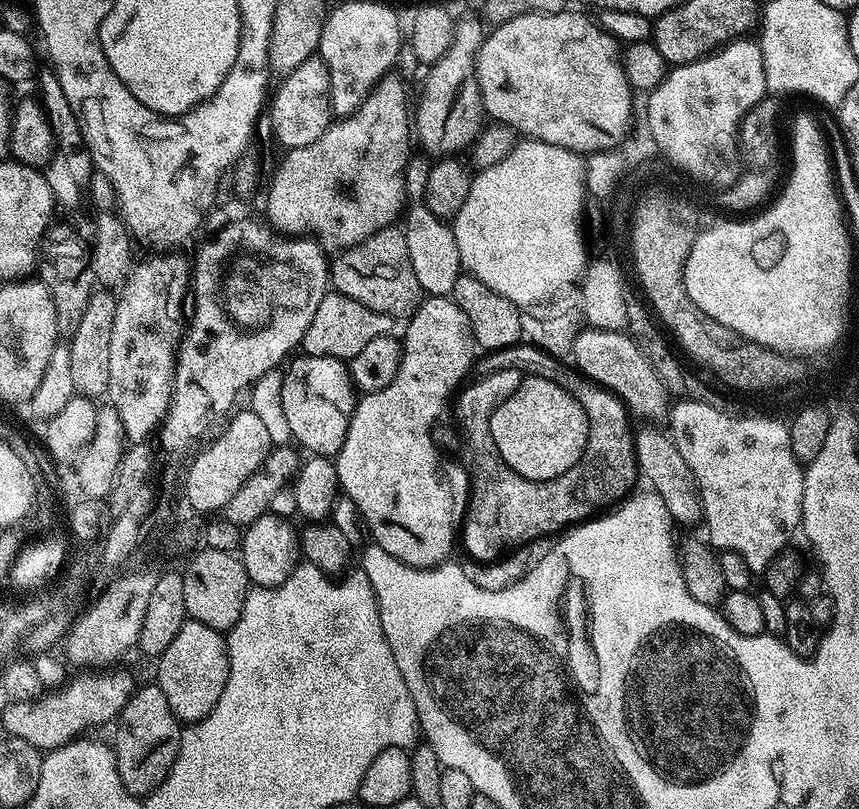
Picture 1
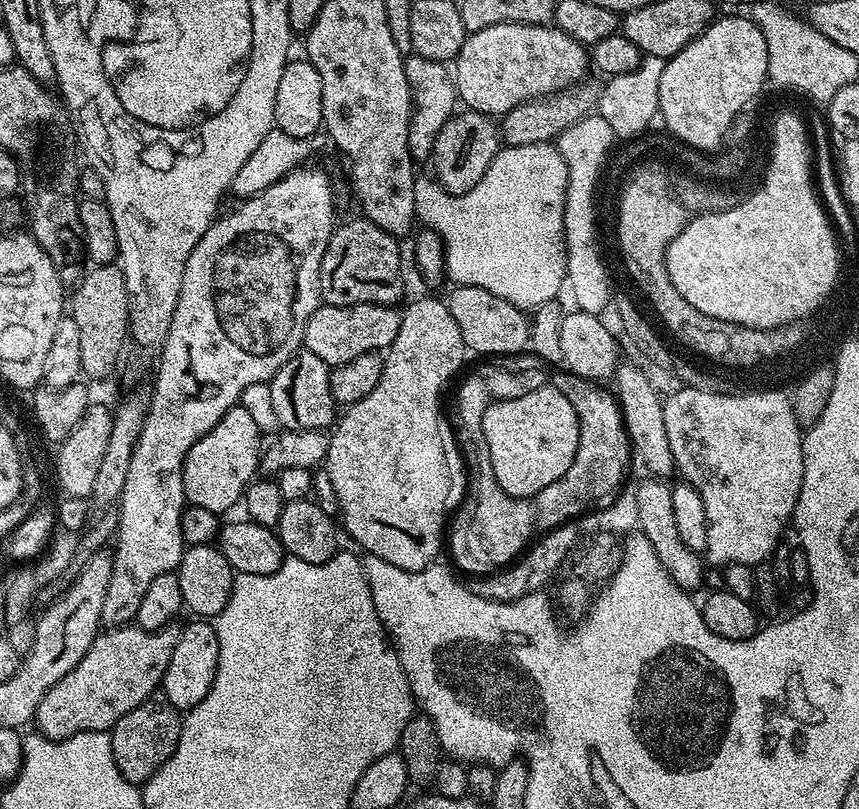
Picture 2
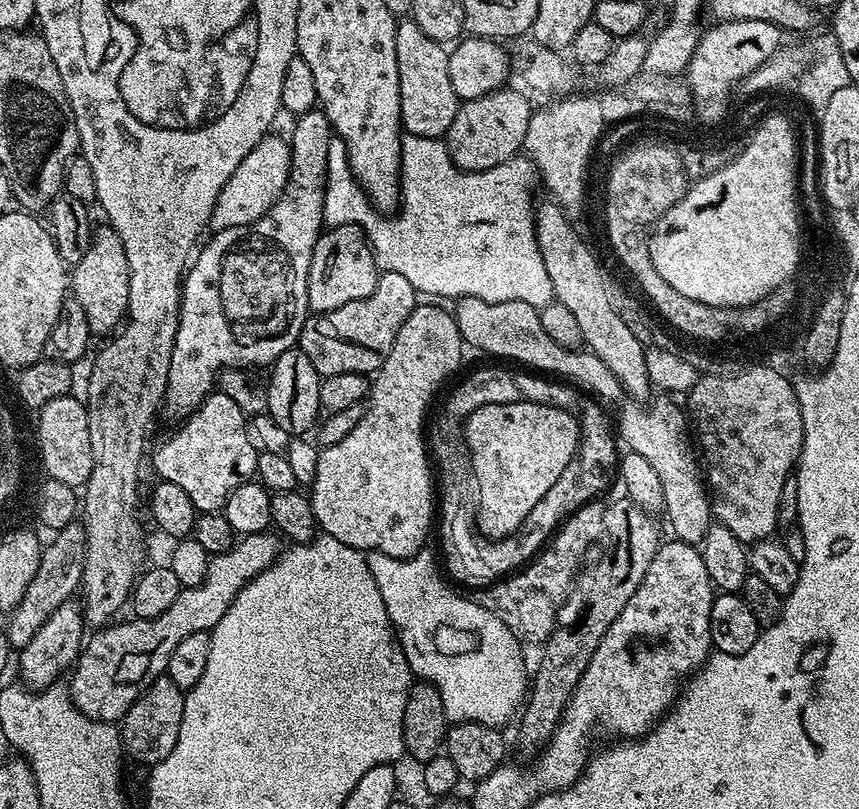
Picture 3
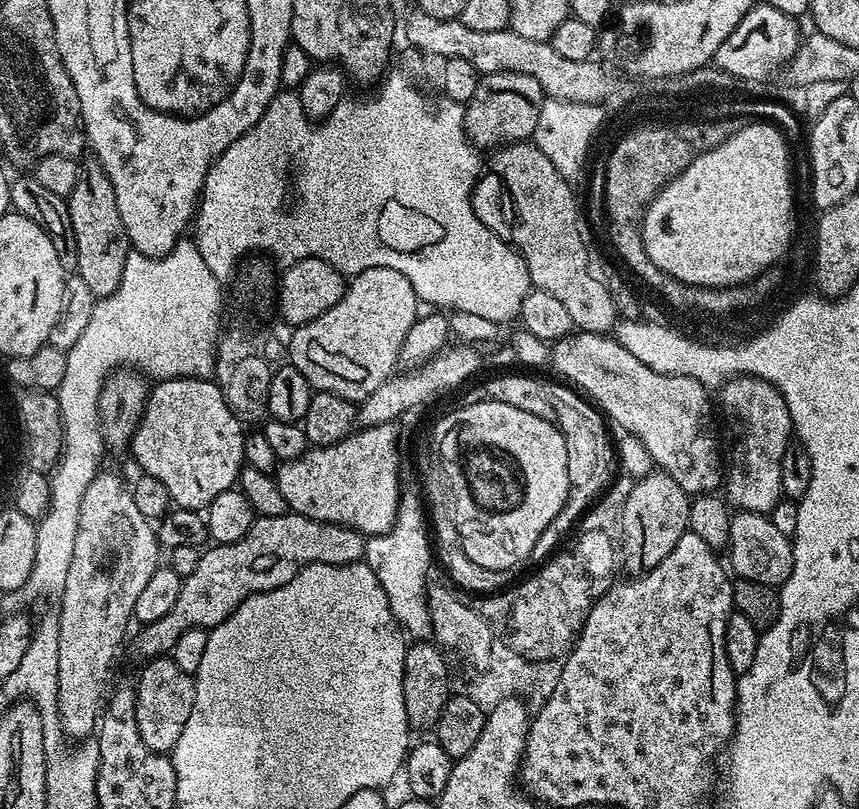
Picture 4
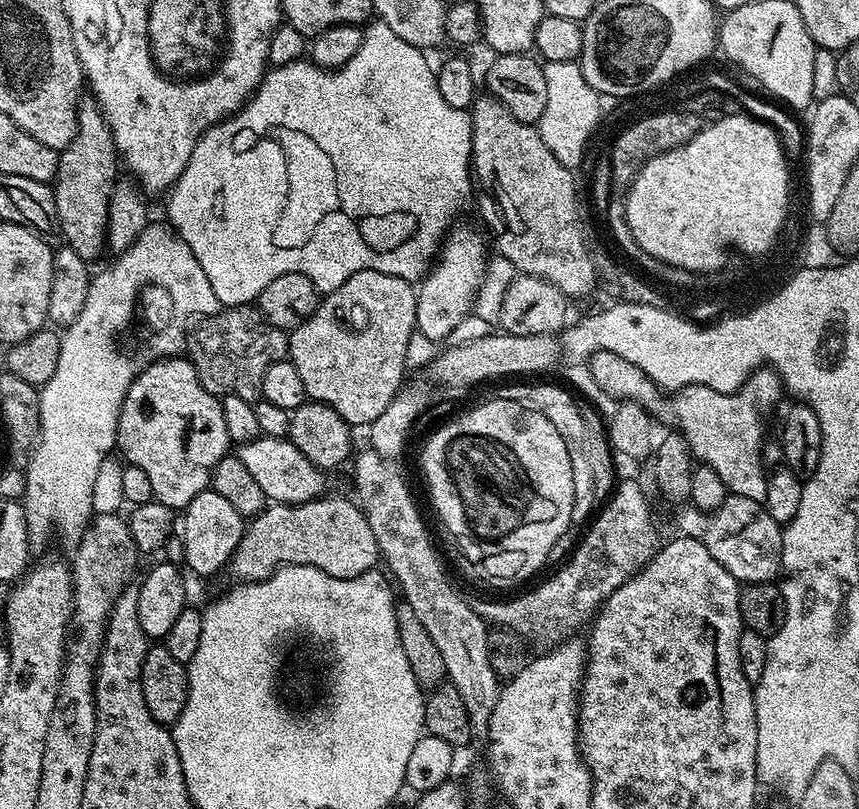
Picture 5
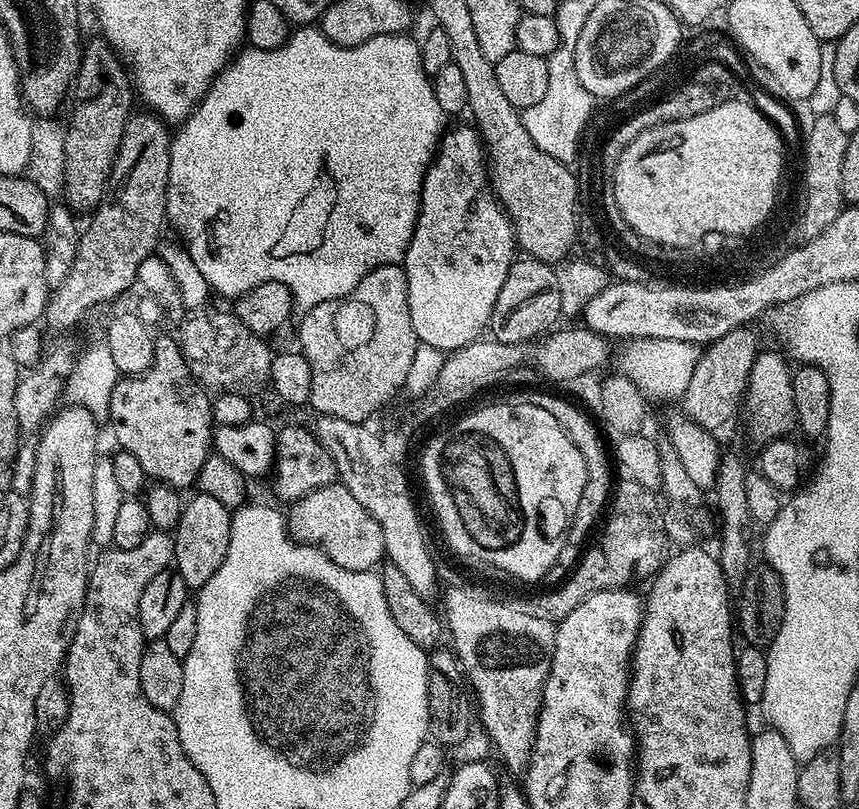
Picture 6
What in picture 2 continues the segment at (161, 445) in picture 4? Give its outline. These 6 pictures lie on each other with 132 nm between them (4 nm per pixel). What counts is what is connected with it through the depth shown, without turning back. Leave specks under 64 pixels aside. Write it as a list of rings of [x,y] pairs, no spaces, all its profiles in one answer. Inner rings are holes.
[[[241,406],[226,410],[226,414],[214,427],[207,432],[190,450],[184,459],[182,482],[184,483],[184,498],[188,504],[202,506],[202,510],[210,510],[217,514],[225,514],[232,507],[241,503],[244,491],[252,483],[260,467],[260,453],[262,451],[262,431],[254,419],[250,418],[249,411]]]

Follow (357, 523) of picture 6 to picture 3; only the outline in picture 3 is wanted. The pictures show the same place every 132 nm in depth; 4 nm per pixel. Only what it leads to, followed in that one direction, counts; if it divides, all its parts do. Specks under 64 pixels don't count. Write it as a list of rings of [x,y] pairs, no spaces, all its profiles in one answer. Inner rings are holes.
[[[271,531],[241,536],[227,552],[215,553],[209,559],[208,573],[201,584],[180,589],[174,606],[170,606],[166,614],[153,620],[128,618],[125,624],[112,622],[93,631],[96,633],[87,637],[70,672],[70,695],[76,709],[92,720],[123,721],[136,699],[167,673],[174,646],[178,646],[186,634],[211,633],[241,590],[280,557],[280,543],[281,537]]]

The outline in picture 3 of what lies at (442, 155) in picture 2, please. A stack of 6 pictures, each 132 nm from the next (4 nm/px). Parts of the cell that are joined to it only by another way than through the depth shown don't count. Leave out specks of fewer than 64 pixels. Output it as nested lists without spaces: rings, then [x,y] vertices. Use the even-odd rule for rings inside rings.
[[[511,86],[463,101],[446,135],[452,161],[464,172],[481,172],[512,159],[524,147],[533,111],[534,104]]]

